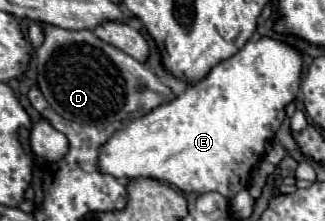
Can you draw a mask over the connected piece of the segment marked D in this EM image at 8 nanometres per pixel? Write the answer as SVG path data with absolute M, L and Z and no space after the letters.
M48 24L44 34L44 44L36 50L38 88L54 112L66 120L78 124L124 122L176 98L152 70L146 70L138 60L100 40L90 30L64 30Z

